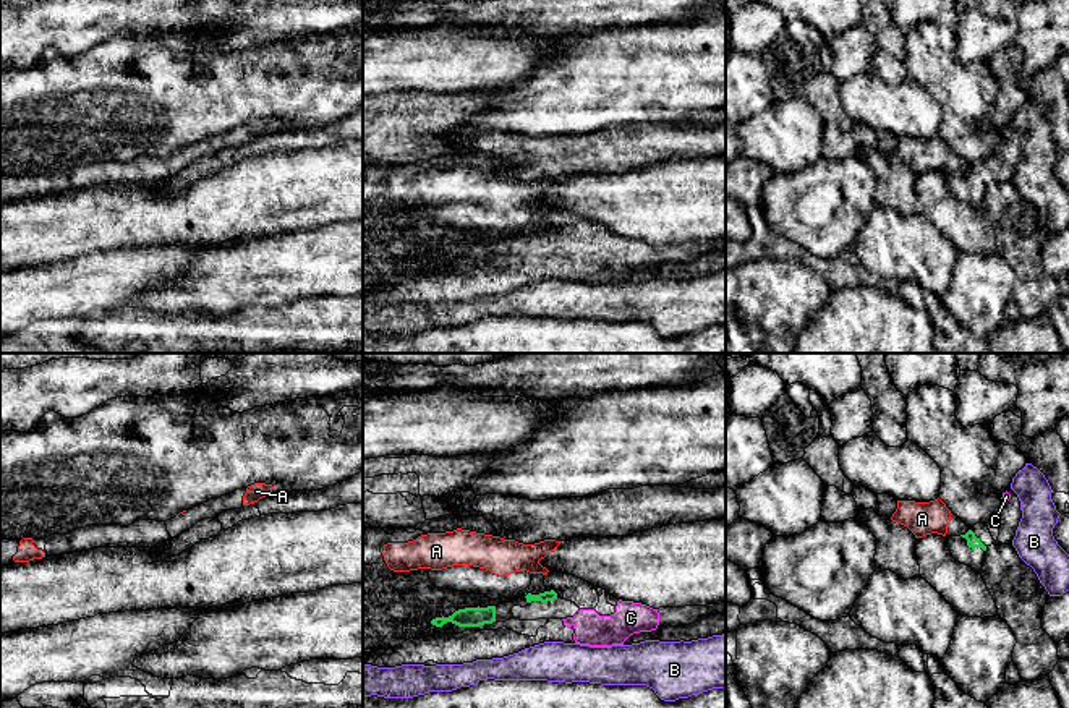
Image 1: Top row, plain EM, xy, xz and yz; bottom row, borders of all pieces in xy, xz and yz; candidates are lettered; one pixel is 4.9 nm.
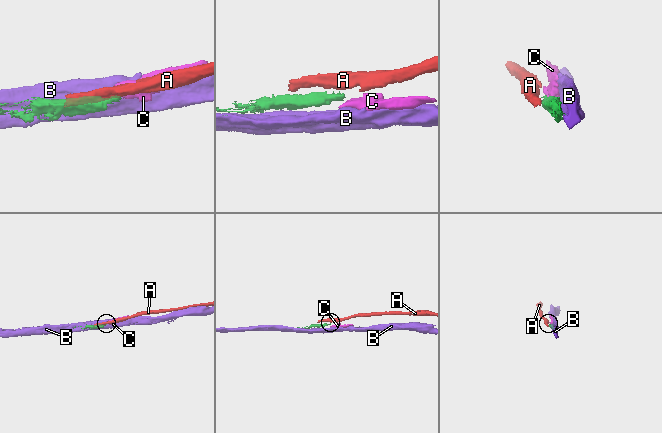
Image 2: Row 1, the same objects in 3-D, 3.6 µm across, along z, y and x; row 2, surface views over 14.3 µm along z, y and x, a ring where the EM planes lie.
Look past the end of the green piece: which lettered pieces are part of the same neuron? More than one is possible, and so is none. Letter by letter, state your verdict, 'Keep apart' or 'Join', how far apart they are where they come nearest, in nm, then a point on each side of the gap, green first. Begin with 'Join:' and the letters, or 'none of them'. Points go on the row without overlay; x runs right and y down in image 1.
Join: C
A: Keep apart. Distance 70 nm. Across: yz (961, 172), (946, 169)
B: Keep apart. Distance 140 nm. Across: yz (985, 183), (1013, 182)
C: Join. Distance 110 nm. Across: xz (553, 237), (562, 256)

